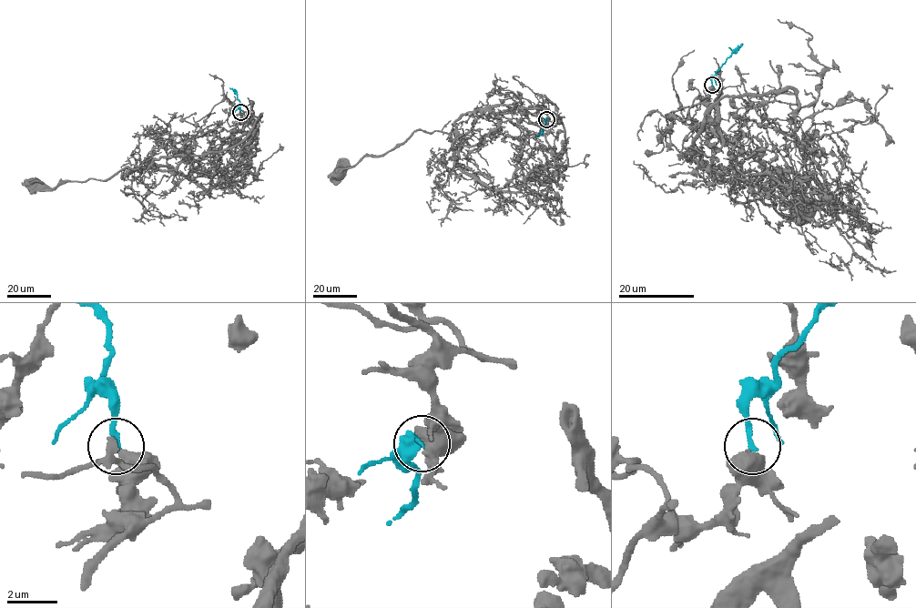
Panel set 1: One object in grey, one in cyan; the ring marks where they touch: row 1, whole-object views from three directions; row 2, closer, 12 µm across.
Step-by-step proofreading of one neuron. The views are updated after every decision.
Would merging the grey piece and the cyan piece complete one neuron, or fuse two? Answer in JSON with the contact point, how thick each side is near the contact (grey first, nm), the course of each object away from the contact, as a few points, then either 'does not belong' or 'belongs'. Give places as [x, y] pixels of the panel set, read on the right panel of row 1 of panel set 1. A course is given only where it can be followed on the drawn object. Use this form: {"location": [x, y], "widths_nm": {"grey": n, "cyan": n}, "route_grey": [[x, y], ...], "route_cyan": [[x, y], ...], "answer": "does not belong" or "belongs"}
{"location": [712, 85], "widths_nm": {"grey": 500, "cyan": 240}, "route_grey": [[711, 86], [689, 109], [705, 128], [668, 116], [670, 142], [747, 180], [736, 201], [803, 209]], "route_cyan": [[712, 86], [711, 78], [715, 72], [743, 44]], "answer": "belongs"}

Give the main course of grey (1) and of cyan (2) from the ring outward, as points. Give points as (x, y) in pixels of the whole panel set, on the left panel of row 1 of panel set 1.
1: (240, 112), (232, 136), (187, 138), (182, 154), (149, 167), (35, 185)
2: (240, 112), (236, 92), (229, 88)

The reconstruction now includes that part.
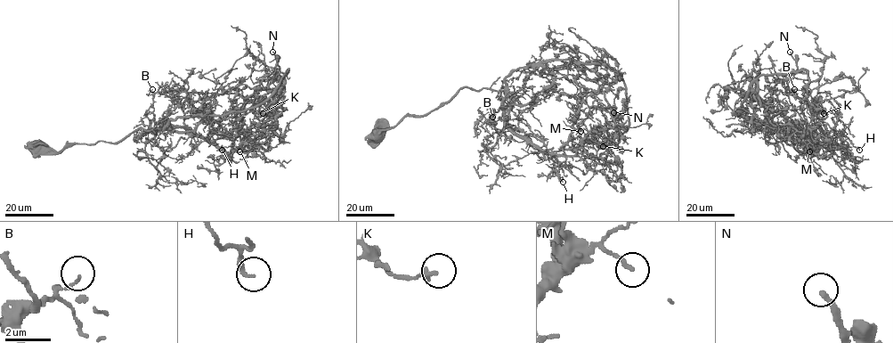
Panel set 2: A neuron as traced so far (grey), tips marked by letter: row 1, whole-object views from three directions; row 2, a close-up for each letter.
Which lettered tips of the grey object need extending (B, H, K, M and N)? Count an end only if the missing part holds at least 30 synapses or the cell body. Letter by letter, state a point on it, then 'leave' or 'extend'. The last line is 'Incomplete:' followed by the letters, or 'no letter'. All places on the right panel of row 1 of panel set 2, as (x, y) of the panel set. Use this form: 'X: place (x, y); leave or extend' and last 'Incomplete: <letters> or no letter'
B: place (794, 89); leave
H: place (859, 150); leave
K: place (823, 113); leave
M: place (809, 151); leave
N: place (790, 52); extend
Incomplete: N

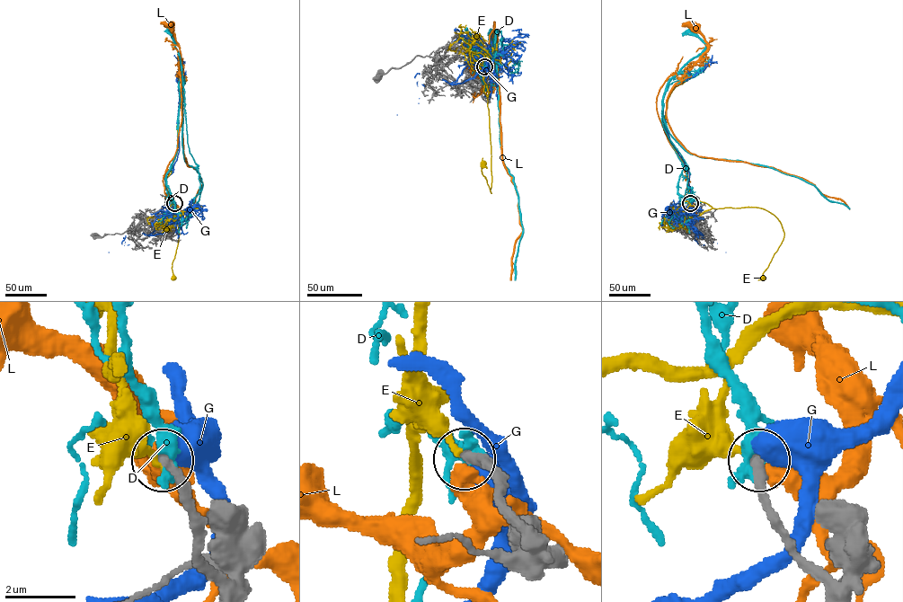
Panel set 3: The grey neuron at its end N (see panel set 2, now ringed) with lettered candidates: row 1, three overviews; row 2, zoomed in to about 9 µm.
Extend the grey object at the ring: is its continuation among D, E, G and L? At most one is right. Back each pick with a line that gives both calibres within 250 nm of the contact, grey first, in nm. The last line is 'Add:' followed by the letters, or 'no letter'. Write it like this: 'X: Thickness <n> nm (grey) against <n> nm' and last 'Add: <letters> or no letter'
Add: no letter

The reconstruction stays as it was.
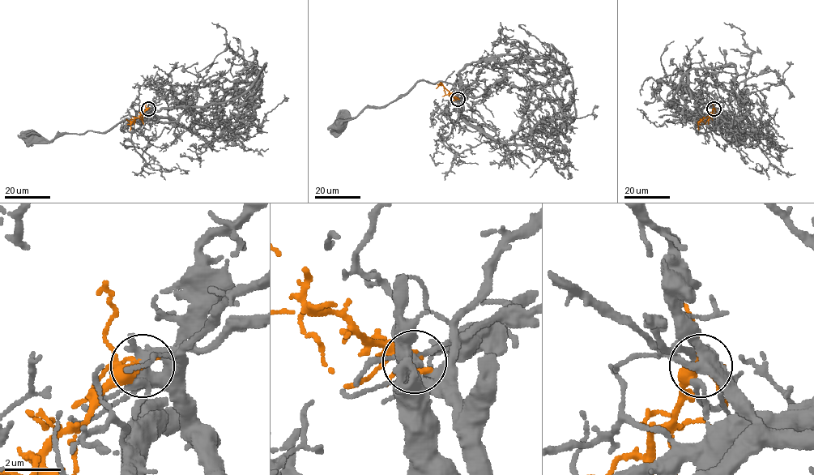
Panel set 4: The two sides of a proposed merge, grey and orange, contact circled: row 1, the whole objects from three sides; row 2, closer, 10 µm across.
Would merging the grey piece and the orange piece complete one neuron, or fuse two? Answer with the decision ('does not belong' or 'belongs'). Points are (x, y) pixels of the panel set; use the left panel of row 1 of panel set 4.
belongs

